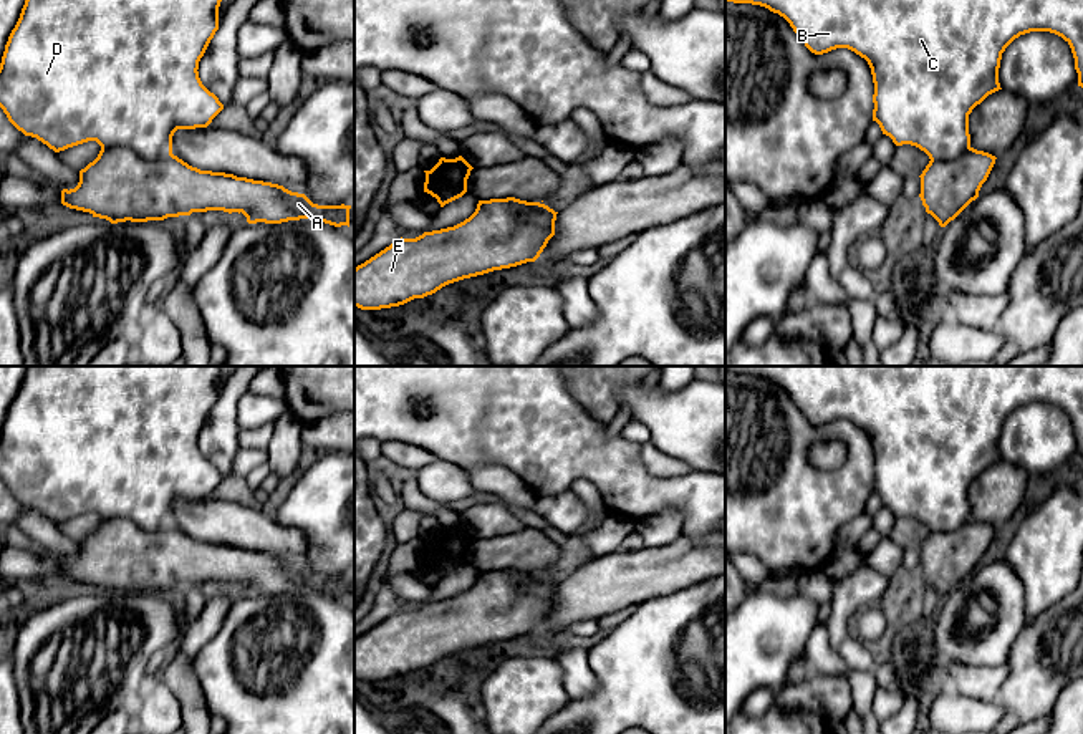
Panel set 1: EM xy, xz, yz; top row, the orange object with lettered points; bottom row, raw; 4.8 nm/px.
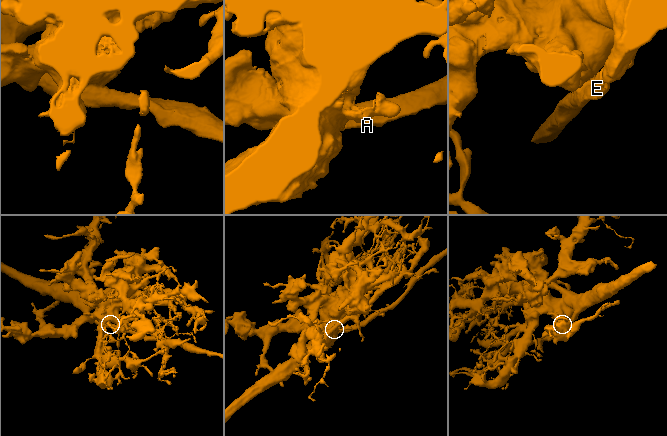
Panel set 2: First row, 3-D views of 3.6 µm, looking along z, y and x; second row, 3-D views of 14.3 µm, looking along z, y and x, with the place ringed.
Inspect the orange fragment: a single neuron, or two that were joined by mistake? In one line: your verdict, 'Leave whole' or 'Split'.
Leave whole

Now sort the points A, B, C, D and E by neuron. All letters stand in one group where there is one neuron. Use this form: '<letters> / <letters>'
A B C D E

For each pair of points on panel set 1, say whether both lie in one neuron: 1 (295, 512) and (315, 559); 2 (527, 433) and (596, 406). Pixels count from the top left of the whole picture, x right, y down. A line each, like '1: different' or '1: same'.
1: same
2: different

